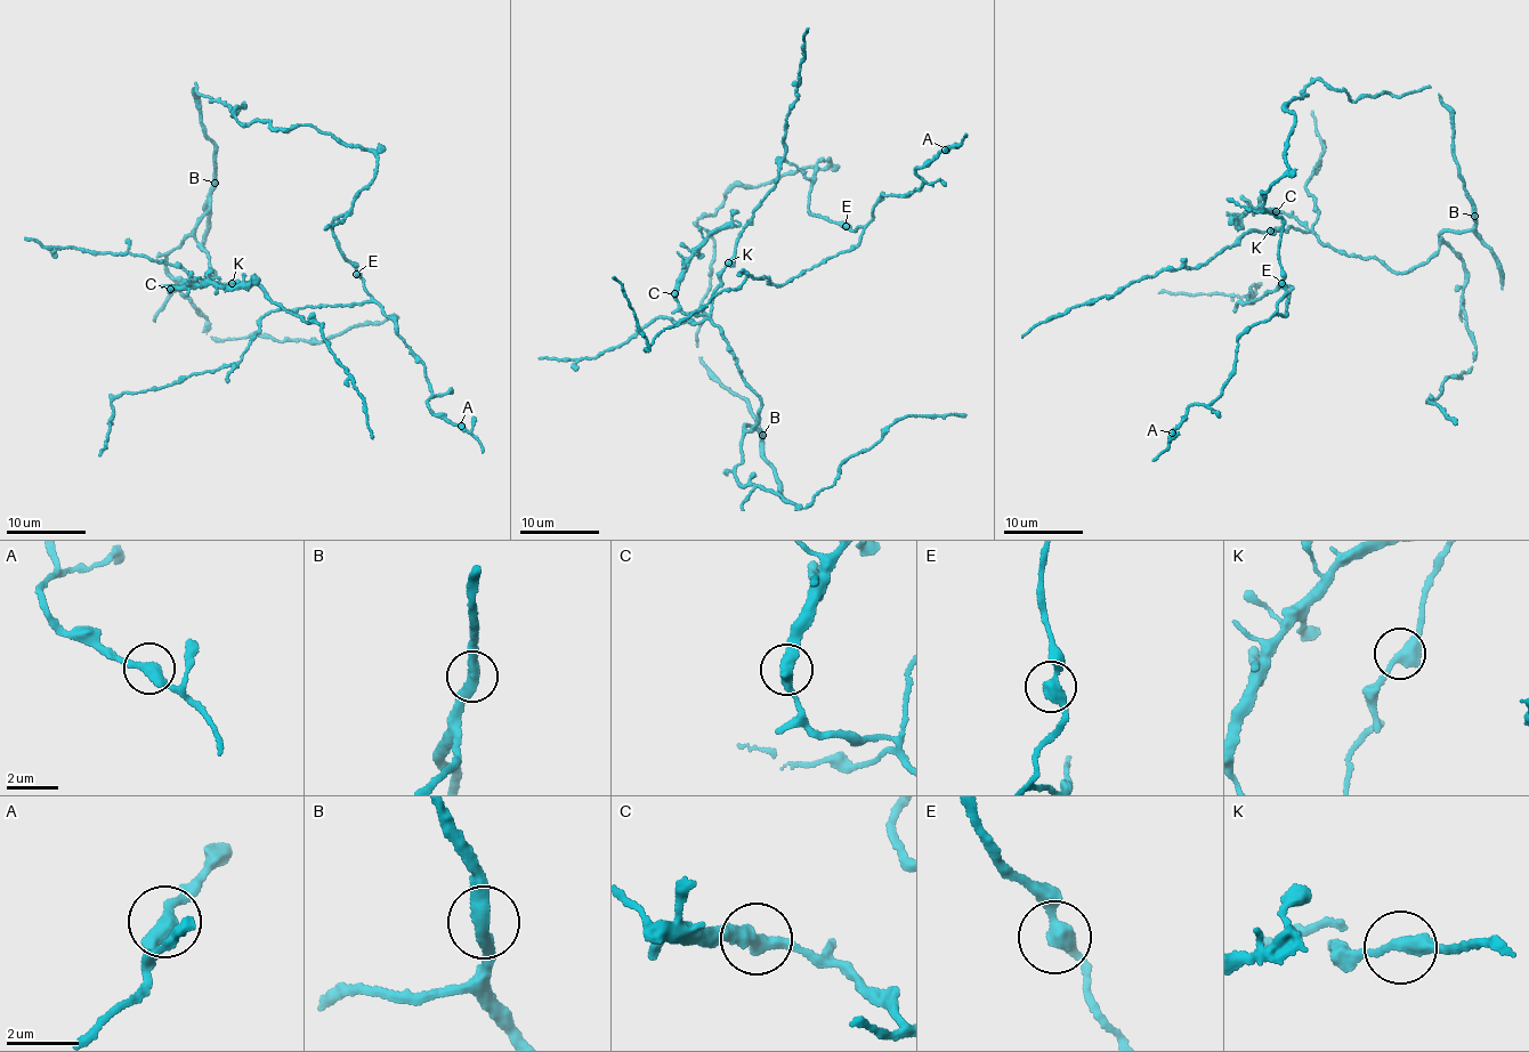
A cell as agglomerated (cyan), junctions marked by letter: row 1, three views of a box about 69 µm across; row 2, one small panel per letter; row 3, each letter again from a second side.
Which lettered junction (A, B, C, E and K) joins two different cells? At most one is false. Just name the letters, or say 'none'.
C

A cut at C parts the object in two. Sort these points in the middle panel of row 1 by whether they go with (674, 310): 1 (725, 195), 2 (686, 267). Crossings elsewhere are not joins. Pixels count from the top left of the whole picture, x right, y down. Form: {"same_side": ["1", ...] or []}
{"same_side": ["1"]}

